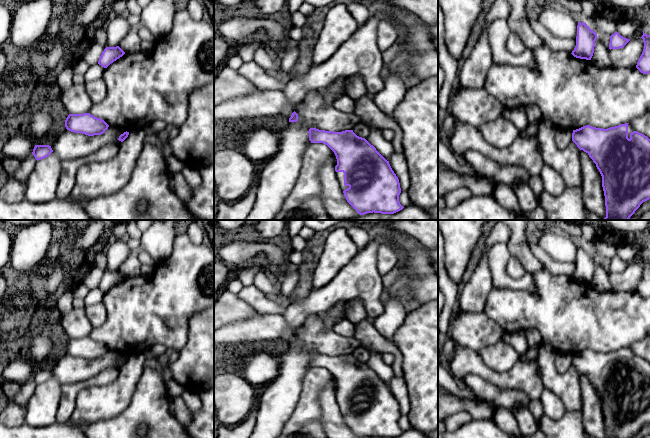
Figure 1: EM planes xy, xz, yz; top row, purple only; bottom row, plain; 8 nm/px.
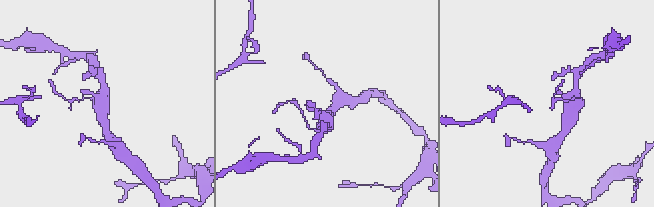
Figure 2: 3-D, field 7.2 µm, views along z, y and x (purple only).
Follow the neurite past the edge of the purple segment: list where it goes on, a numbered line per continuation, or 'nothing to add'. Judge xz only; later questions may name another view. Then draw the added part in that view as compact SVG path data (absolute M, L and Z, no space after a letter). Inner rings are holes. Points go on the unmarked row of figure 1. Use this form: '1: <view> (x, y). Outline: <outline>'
1: xz (340, 399). Outline: M336 396L336 400L337 400L337 403L338 403L339 407L340 407L340 411L341 411L342 415L349 412L349 410L344 409L344 397L343 396Z

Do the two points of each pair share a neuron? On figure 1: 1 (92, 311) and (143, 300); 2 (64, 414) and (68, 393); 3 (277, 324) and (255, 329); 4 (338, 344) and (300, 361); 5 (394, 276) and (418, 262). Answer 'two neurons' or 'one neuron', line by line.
1: two neurons
2: one neuron
3: one neuron
4: one neuron
5: two neurons

